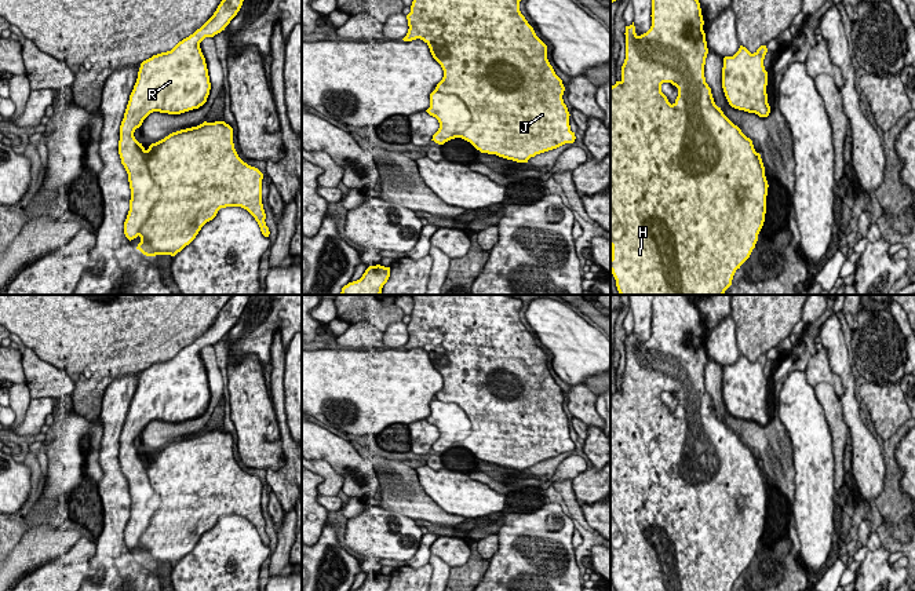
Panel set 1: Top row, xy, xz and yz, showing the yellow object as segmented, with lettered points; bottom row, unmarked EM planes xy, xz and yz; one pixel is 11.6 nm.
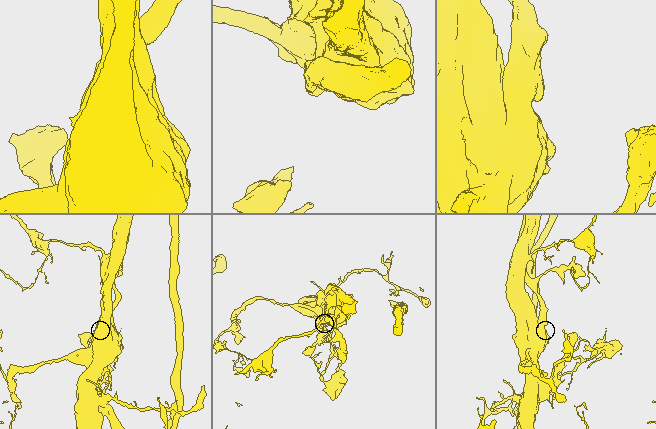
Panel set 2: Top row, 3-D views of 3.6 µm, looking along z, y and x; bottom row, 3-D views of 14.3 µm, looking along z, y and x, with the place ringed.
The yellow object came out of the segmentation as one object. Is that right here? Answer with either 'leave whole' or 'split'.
split

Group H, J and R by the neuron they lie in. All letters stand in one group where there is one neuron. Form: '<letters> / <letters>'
H J / R

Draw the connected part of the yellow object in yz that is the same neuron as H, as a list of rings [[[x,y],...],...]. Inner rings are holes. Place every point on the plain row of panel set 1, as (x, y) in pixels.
[[[655,295],[653,303],[652,303],[652,335],[650,338],[638,344],[635,342],[634,331],[630,335],[626,335],[626,368],[621,375],[621,388],[616,390],[615,394],[610,395],[610,555],[612,555],[612,566],[610,566],[610,580],[616,588],[616,591],[732,591],[733,584],[737,577],[750,566],[752,558],[755,557],[755,552],[758,550],[758,543],[763,535],[765,530],[765,522],[766,522],[766,504],[768,504],[768,489],[765,485],[765,475],[761,467],[761,463],[755,460],[752,449],[747,446],[741,438],[734,434],[718,416],[714,411],[711,397],[706,391],[704,386],[704,373],[706,366],[708,362],[707,350],[706,350],[706,342],[703,339],[703,324],[700,311],[696,307],[696,304],[692,300],[690,295]],[[663,391],[671,391],[678,397],[678,405],[675,411],[671,413],[667,408],[667,405],[661,401],[661,393]],[[740,496],[746,496],[750,499],[750,504],[746,506],[744,510],[739,508],[737,499]]]

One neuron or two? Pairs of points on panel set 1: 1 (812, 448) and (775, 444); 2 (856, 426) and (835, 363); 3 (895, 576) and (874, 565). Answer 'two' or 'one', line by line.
1: two
2: one
3: one

